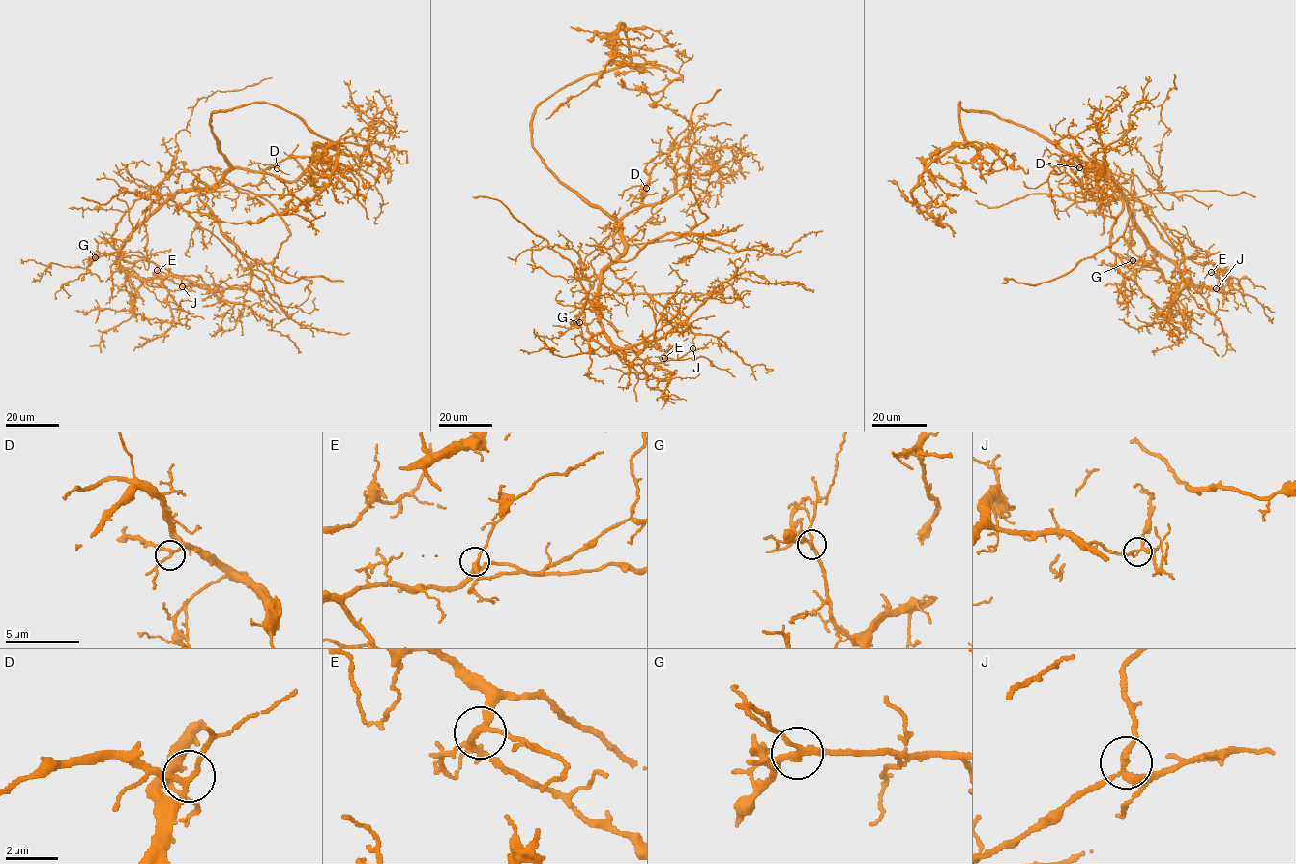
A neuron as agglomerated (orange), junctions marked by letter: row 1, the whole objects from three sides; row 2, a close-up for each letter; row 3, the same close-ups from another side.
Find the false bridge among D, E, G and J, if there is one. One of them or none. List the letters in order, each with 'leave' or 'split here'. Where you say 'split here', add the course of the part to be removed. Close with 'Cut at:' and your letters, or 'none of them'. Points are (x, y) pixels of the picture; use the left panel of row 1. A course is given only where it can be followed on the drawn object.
D: leave
E: leave
G: leave
J: split here | (182, 286), (154, 263), (123, 262), (111, 237), (116, 227), (172, 170), (175, 138), (199, 99), (271, 77)
Cut at: J

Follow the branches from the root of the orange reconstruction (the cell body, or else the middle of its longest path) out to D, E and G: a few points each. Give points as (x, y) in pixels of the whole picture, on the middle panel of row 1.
D: (586, 200), (621, 219), (641, 204), (646, 188)
E: (586, 200), (616, 222), (625, 247), (601, 270), (580, 302), (589, 332), (632, 364), (662, 362), (664, 358)
G: (586, 200), (616, 222), (625, 247), (602, 277), (597, 303), (601, 331), (584, 339), (579, 322)

